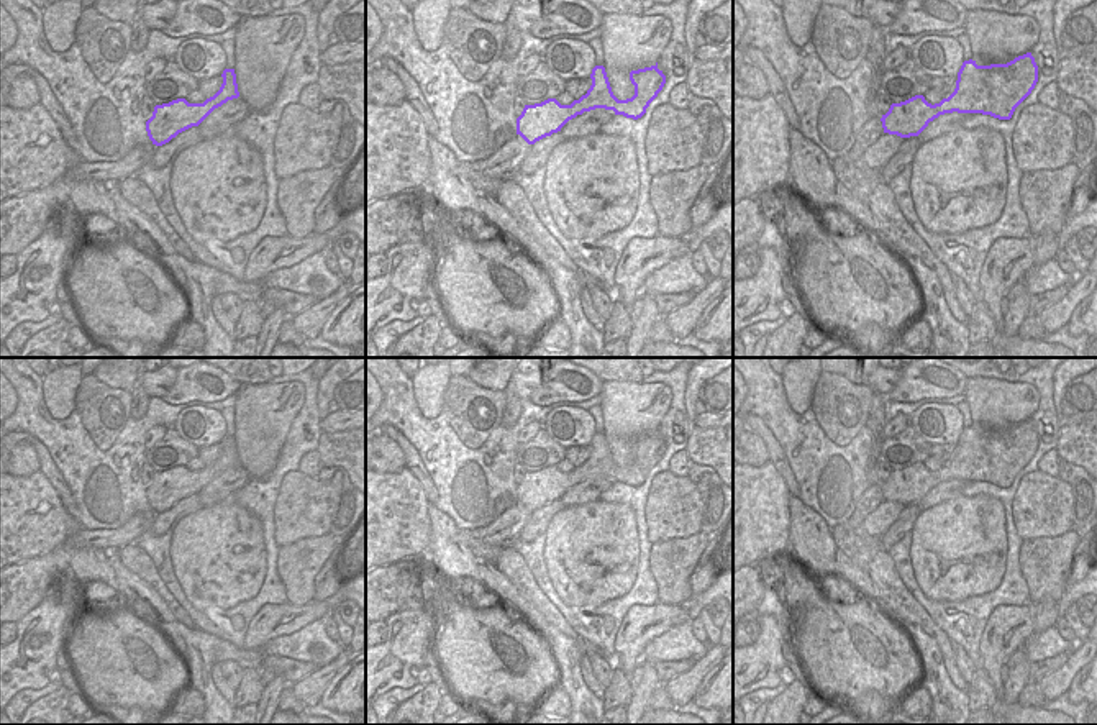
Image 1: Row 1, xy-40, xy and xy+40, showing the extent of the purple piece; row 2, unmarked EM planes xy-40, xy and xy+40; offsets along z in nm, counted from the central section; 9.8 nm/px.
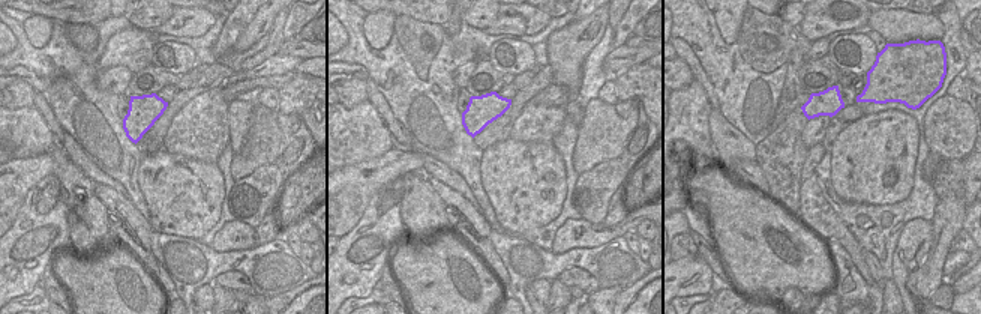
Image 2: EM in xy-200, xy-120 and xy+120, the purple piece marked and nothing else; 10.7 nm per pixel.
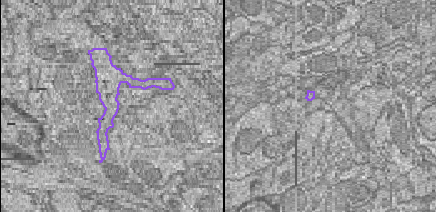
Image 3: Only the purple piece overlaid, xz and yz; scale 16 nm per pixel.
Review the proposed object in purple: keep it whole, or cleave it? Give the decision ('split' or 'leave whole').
leave whole

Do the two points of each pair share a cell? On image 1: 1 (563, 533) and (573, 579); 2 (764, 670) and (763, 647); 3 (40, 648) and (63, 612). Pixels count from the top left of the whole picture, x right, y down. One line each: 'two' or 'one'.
1: one
2: one
3: one

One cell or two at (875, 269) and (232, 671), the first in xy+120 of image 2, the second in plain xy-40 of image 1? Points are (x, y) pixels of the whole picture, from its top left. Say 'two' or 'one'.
one

